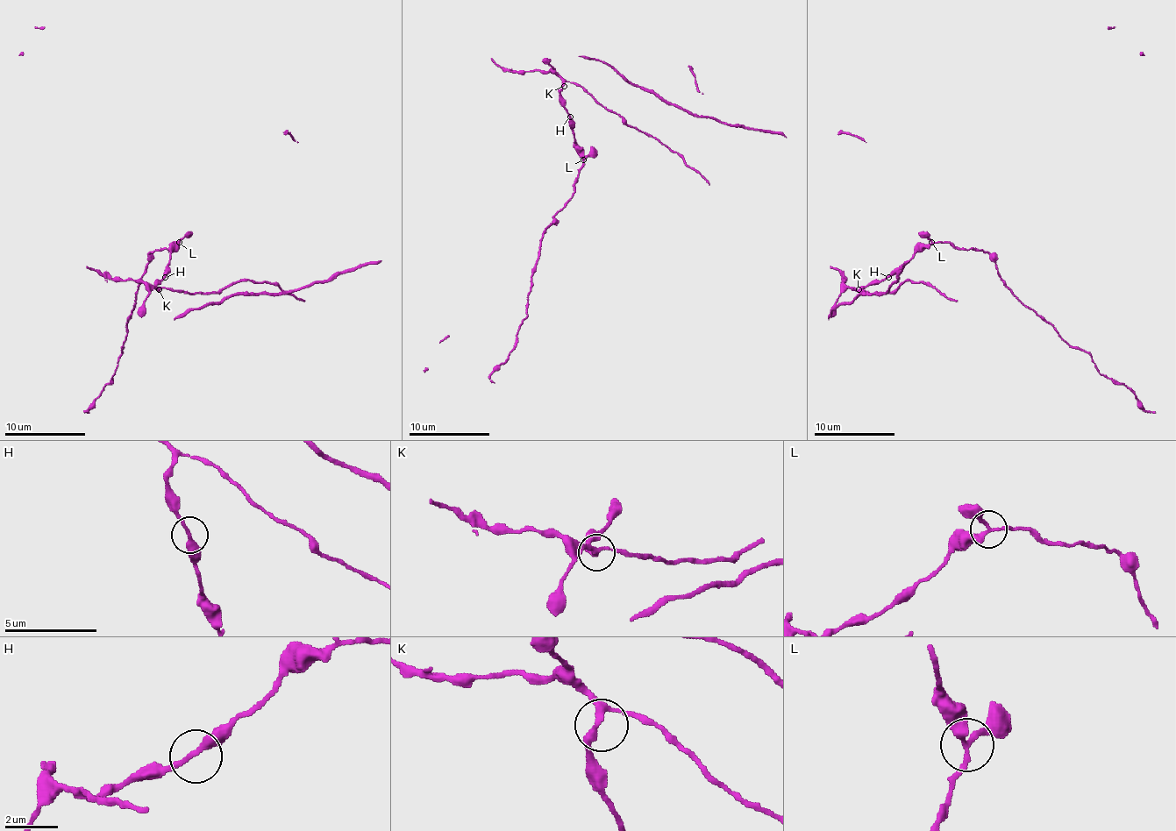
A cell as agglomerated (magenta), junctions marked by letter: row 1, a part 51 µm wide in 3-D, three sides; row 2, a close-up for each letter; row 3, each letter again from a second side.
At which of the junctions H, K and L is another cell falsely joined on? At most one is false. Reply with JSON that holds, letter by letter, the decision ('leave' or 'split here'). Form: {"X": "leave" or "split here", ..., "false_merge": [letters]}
{"H": "leave", "K": "leave", "L": "leave", "false_merge": []}

